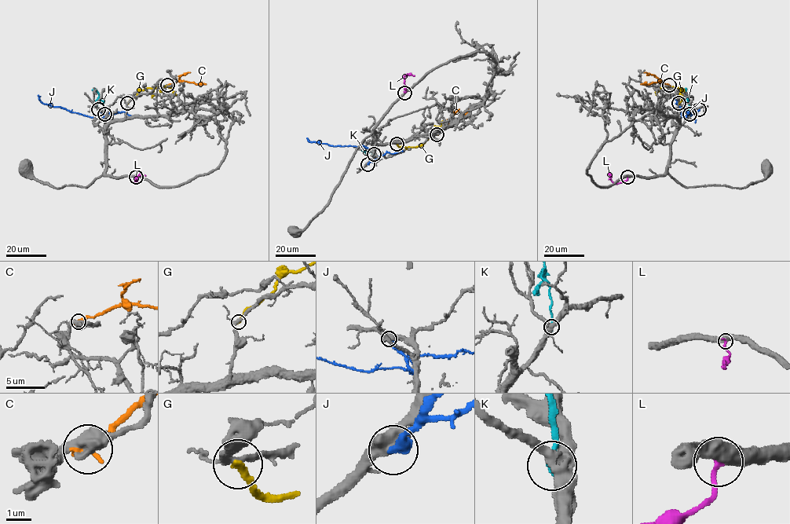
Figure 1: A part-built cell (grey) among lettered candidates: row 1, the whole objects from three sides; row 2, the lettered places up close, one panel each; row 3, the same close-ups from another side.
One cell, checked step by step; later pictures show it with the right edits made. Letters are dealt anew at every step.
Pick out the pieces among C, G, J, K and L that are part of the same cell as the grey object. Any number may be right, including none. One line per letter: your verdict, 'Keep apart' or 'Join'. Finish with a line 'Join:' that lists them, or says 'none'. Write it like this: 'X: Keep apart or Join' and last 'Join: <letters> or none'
C: Keep apart
G: Keep apart
J: Keep apart
K: Keep apart
L: Keep apart
Join: none

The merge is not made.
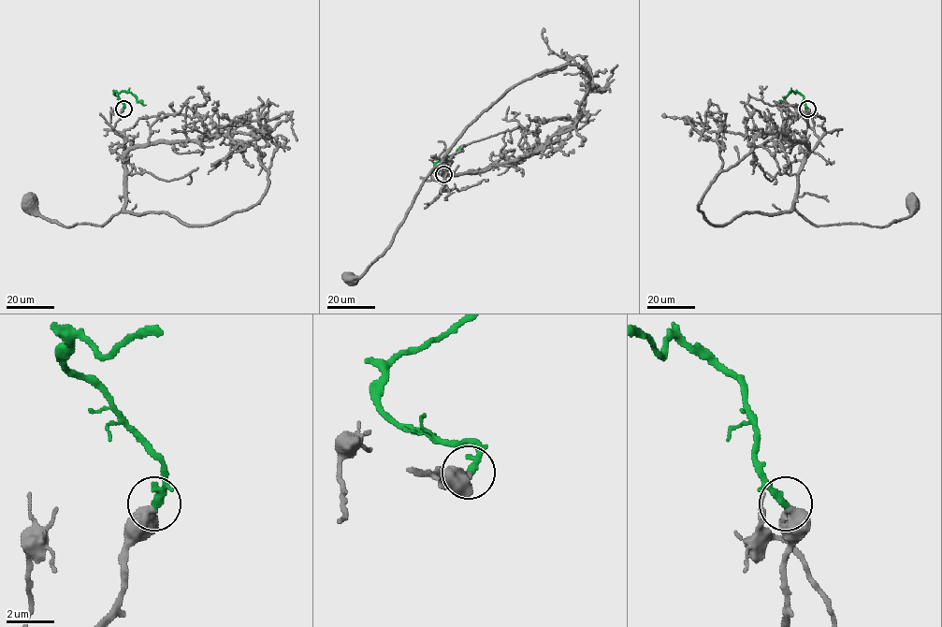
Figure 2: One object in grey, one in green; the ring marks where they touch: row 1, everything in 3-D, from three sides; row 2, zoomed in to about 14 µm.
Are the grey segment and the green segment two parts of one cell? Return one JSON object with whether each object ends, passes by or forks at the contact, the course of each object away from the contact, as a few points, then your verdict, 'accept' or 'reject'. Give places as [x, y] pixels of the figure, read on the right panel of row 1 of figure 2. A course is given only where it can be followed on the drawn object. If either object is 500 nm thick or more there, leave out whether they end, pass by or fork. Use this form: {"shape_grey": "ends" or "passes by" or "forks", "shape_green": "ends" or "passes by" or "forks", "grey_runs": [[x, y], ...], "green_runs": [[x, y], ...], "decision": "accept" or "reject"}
{"grey_runs": [[807, 109], [807, 122], [818, 139], [799, 171], [798, 212], [815, 226], [887, 226], [907, 217], [912, 204]], "green_runs": [[807, 109], [804, 97], [797, 92], [789, 92], [778, 105]], "decision": "accept"}

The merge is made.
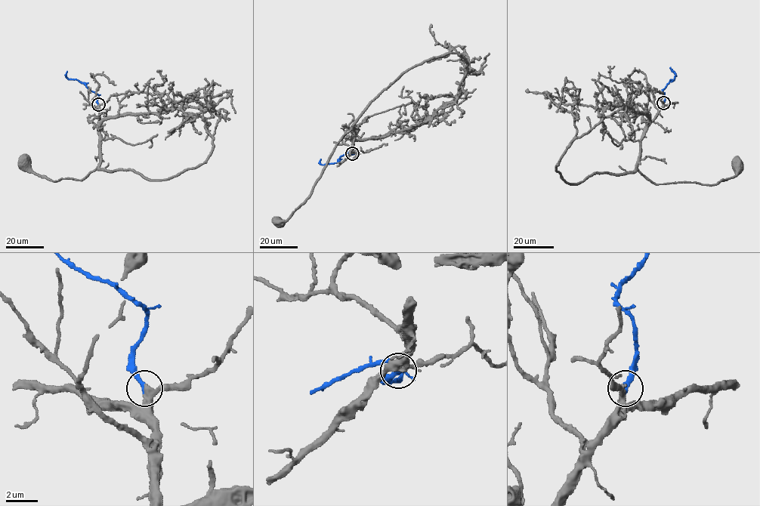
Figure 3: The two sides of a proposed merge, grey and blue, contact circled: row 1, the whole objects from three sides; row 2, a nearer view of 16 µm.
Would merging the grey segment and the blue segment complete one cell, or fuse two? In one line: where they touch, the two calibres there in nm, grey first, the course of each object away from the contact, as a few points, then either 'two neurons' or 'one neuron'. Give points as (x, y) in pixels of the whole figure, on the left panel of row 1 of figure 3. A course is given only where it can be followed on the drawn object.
(98, 104) | 340/340 nm | grey via (98, 104), (99, 165), (82, 180), (62, 178), (50, 180), (34, 174), (23, 163) | blue via (98, 104), (97, 94), (76, 79), (69, 79), (66, 75), (66, 71) | one neuron

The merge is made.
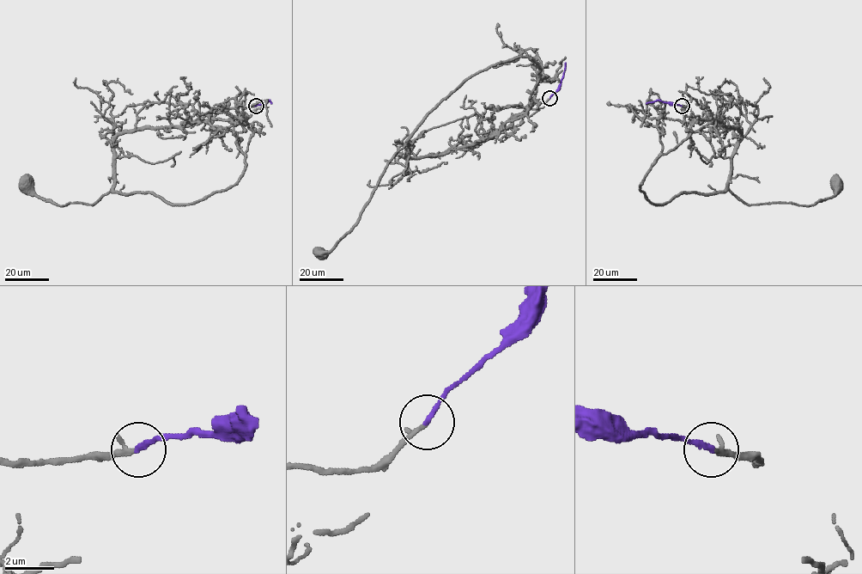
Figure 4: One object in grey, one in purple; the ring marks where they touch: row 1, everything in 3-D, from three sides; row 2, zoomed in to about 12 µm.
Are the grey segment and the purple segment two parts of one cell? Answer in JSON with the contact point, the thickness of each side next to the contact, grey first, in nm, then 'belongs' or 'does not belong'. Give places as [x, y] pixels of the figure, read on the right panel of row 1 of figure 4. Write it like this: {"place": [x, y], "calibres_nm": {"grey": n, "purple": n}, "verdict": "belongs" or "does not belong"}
{"place": [682, 106], "calibres_nm": {"grey": 200, "purple": 200}, "verdict": "belongs"}

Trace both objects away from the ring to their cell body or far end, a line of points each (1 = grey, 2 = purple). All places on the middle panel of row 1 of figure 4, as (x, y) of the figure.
1: (549, 98), (531, 100), (501, 132), (447, 152), (409, 157), (405, 144), (388, 163), (359, 221), (319, 253)
2: (549, 98), (558, 88), (565, 63)

